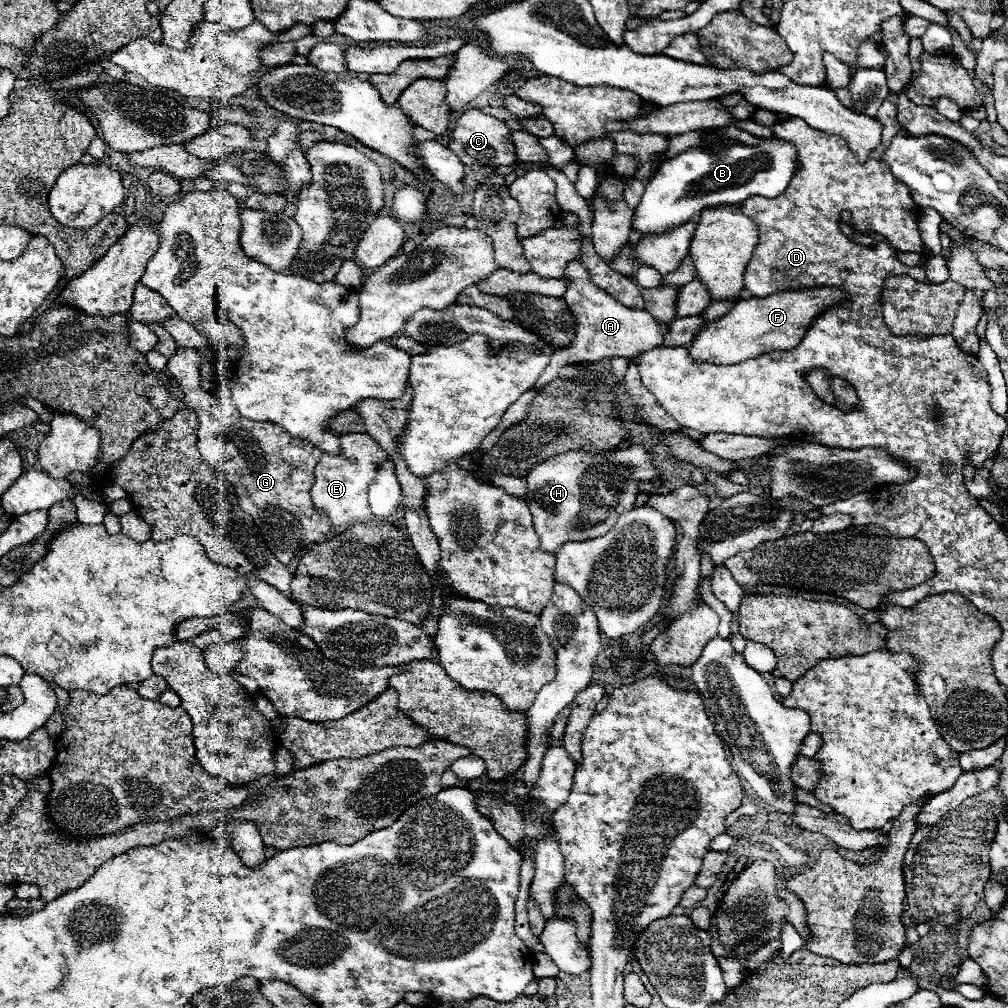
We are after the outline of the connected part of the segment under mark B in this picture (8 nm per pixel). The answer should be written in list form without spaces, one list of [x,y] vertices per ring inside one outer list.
[[[777,136],[759,138],[759,144],[731,144],[721,150],[687,148],[675,158],[663,162],[649,180],[645,194],[635,208],[633,228],[641,234],[661,234],[669,228],[685,224],[693,214],[717,204],[743,204],[751,196],[775,198],[785,192],[793,172],[797,170],[797,148]]]

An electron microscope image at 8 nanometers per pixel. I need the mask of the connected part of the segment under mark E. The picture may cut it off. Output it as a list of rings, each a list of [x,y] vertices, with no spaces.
[[[345,434],[341,436],[341,454],[323,454],[315,466],[315,484],[311,486],[311,498],[317,510],[331,516],[335,526],[355,524],[369,520],[373,514],[367,502],[367,486],[375,476],[377,466],[387,460],[387,454],[369,434]]]

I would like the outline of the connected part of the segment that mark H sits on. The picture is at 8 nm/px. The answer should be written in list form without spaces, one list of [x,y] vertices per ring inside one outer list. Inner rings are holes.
[[[627,446],[611,452],[597,452],[597,456],[589,456],[589,452],[567,452],[565,456],[553,456],[553,460],[545,460],[539,466],[533,466],[527,476],[527,504],[533,514],[535,530],[541,538],[541,548],[547,552],[557,552],[565,542],[581,542],[589,538],[603,536],[609,528],[615,526],[621,512],[627,512],[635,506],[635,496],[639,494],[641,482],[653,482],[659,476],[659,468],[653,462],[651,452],[645,446]]]

